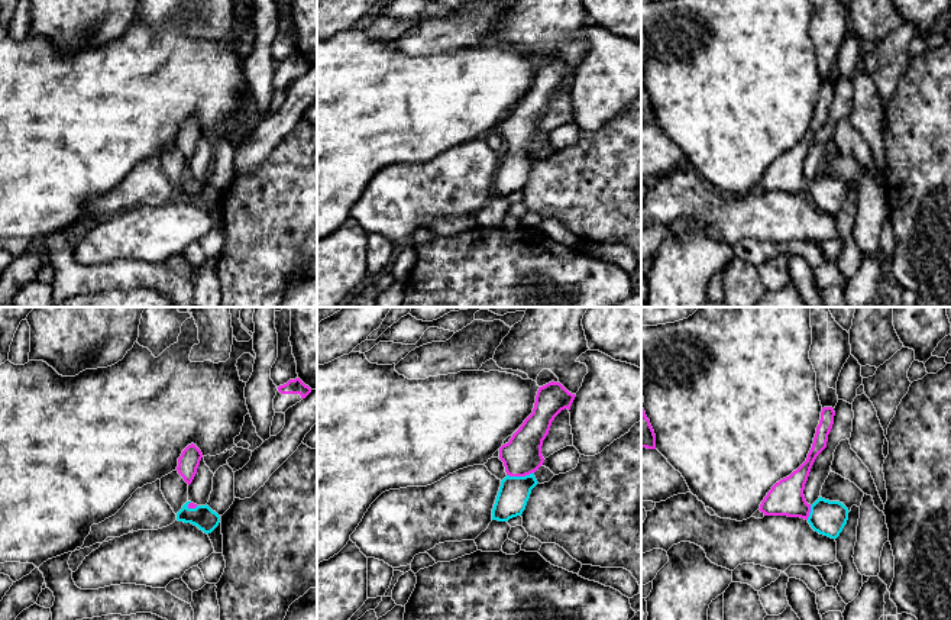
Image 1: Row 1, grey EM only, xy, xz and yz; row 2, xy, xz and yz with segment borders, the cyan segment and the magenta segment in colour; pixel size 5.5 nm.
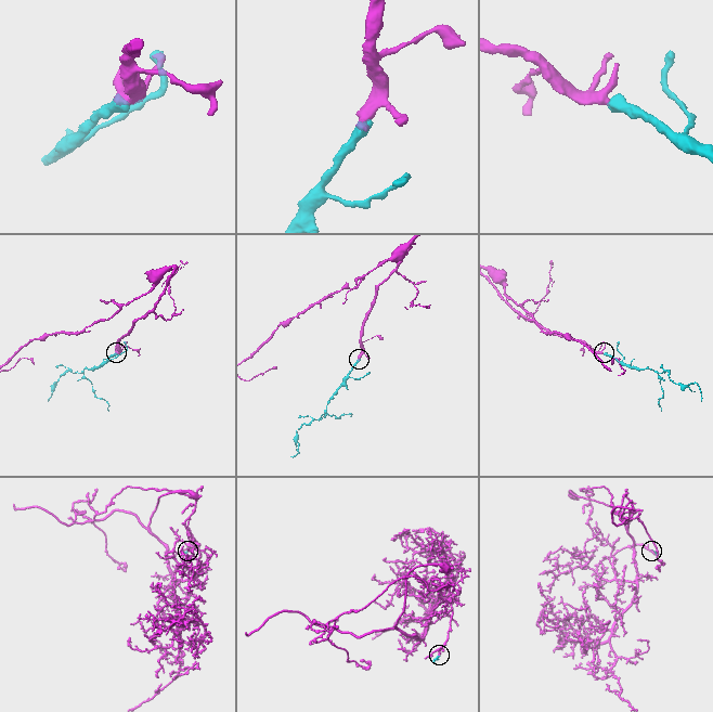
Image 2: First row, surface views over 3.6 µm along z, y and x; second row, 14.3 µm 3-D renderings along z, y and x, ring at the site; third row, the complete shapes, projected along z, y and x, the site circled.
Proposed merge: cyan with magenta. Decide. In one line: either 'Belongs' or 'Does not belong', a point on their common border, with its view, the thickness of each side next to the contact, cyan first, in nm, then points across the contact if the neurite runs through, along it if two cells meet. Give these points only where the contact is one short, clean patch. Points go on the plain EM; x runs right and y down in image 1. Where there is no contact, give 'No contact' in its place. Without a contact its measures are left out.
Belongs. Touches cyan at xz (520, 152). Thickness 170 nm (cyan) against 220 nm. Path across: xz (514, 167), (520, 152), (521, 131)

